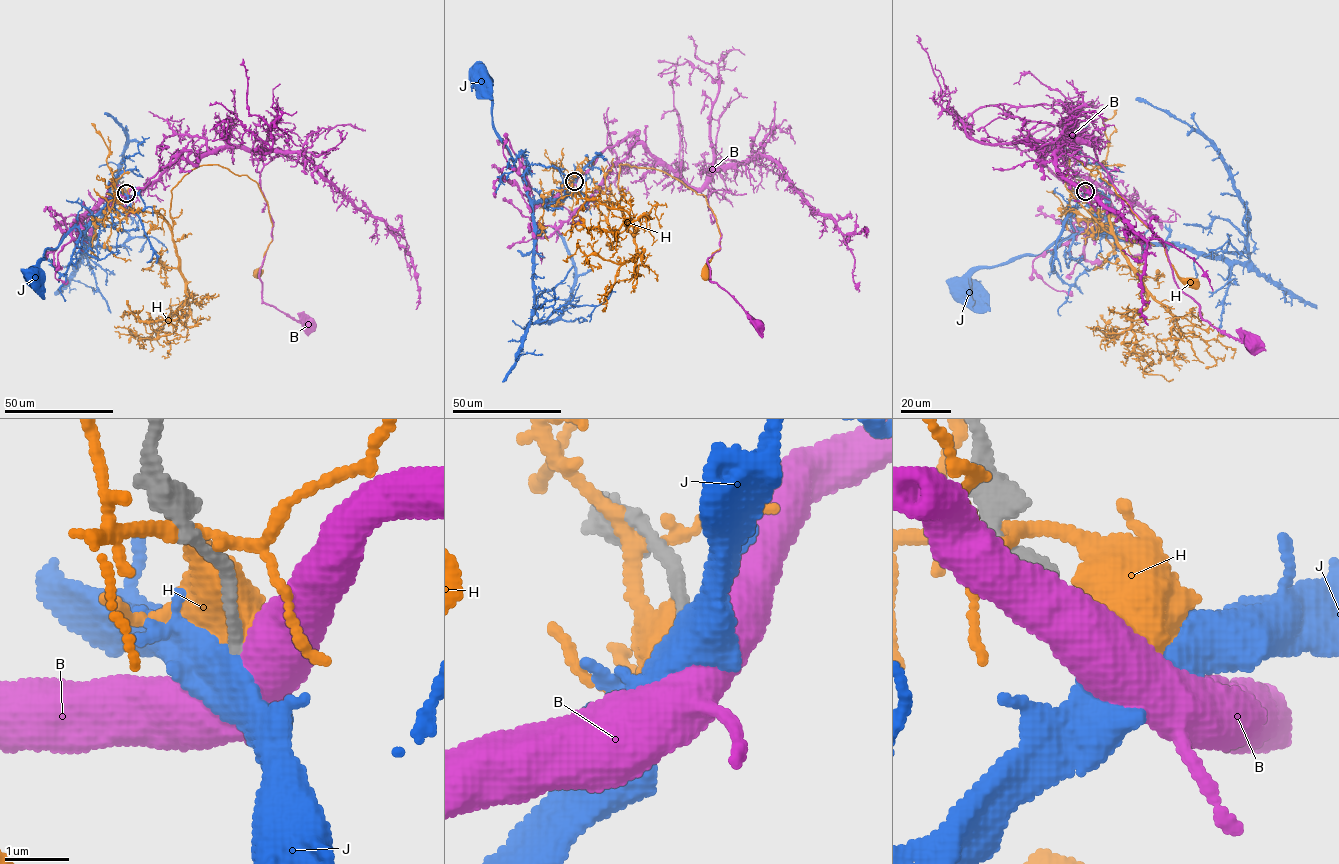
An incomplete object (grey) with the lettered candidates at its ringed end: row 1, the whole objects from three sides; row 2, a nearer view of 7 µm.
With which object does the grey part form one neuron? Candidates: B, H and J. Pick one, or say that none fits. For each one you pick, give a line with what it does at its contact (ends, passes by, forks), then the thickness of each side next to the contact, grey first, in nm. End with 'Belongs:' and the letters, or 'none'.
J: it ends there; 180 nm thick on the grey side, 500 nm on the other
Belongs: J

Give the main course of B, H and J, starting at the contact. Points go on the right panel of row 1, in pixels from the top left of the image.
B: (1085, 191), (1053, 174), (1038, 143), (1041, 159), (1067, 139), (1090, 138), (1199, 315), (1251, 342)
H: (1085, 191), (1071, 187), (1108, 213), (1109, 232), (1066, 187), (1070, 158), (1099, 173), (1190, 281)
J: (1085, 191), (1099, 190), (1103, 194), (1106, 234), (1079, 231), (1038, 254), (979, 267), (958, 289)

